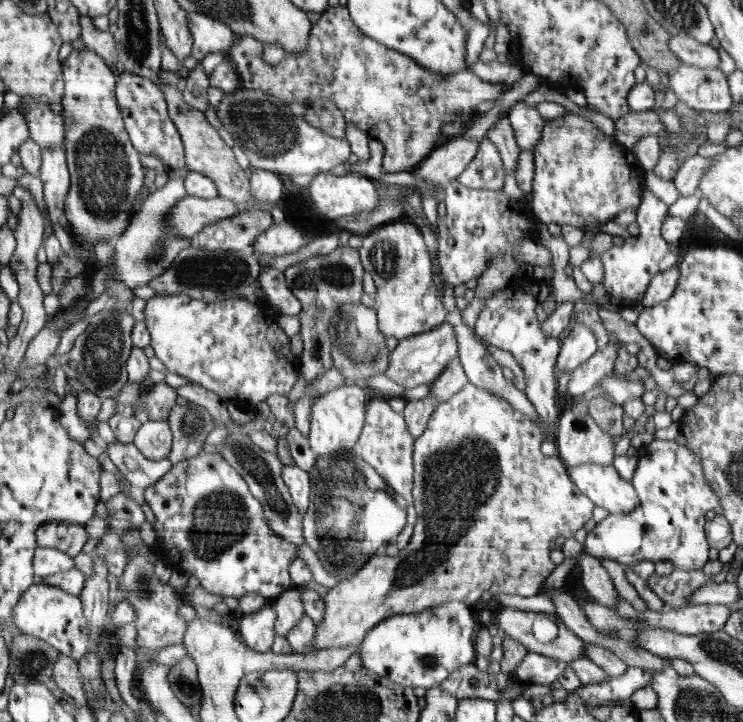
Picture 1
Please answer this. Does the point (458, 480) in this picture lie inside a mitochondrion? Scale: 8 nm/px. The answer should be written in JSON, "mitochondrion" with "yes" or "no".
{"mitochondrion":"yes"}

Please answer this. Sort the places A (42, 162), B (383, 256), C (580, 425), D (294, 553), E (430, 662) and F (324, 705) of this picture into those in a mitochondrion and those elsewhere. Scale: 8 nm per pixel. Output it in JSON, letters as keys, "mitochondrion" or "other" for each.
{"A":"other","B":"mitochondrion","C":"mitochondrion","D":"other","E":"mitochondrion","F":"mitochondrion"}

